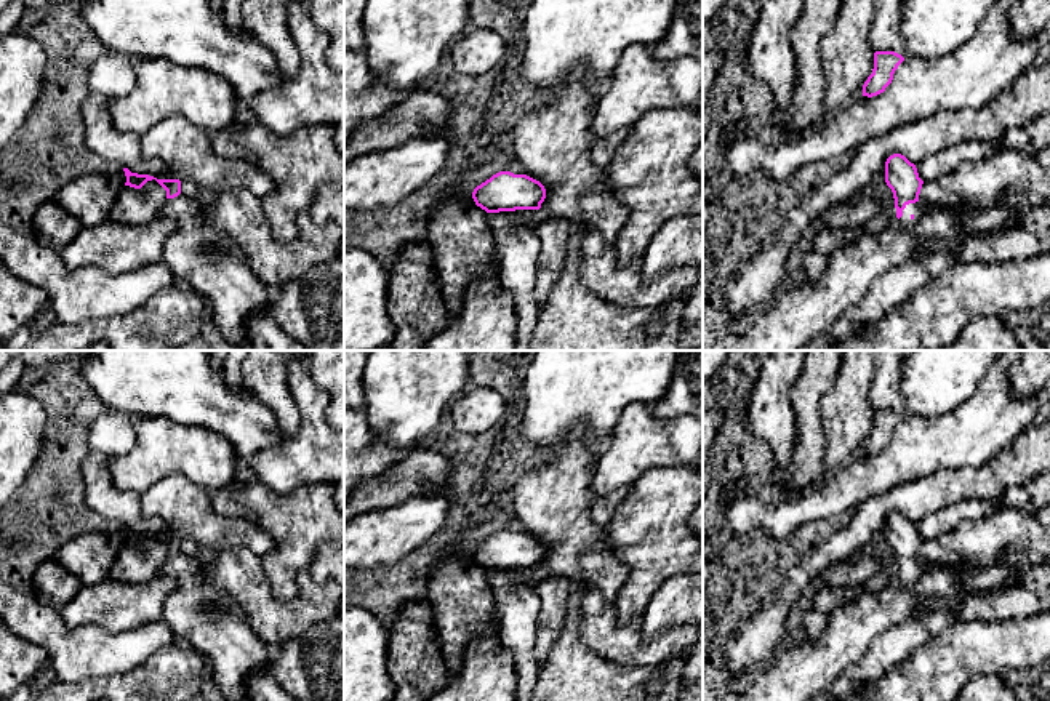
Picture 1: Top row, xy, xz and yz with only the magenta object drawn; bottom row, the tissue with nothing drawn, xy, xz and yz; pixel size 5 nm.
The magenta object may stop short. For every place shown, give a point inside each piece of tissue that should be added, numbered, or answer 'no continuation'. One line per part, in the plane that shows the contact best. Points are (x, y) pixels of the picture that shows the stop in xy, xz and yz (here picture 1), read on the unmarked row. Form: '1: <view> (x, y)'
1: yz (917, 567)

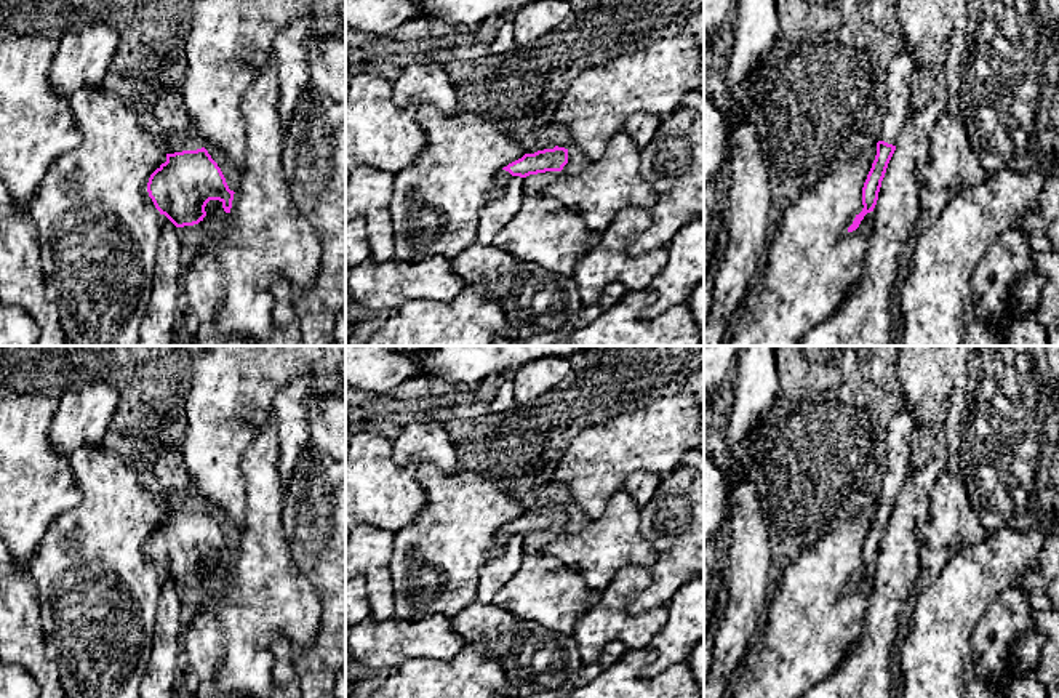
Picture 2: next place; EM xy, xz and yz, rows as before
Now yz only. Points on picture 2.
1: yz (903, 426)

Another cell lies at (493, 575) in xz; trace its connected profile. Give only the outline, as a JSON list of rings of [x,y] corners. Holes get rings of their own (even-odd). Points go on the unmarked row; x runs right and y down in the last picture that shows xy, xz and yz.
[[[512,535],[501,556],[491,559],[478,573],[475,600],[491,602],[498,591],[518,572],[523,557],[523,536]]]

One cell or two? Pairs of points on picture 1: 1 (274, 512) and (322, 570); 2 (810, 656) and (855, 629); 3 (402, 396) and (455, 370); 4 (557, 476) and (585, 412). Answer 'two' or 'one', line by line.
1: two
2: one
3: one
4: two

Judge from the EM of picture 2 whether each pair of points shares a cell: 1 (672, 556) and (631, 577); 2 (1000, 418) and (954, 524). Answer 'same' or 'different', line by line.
1: different
2: different

